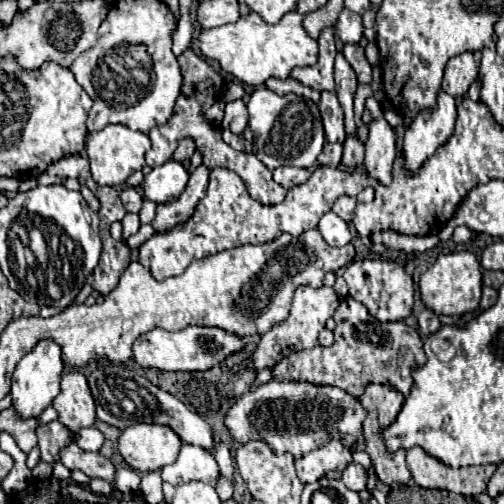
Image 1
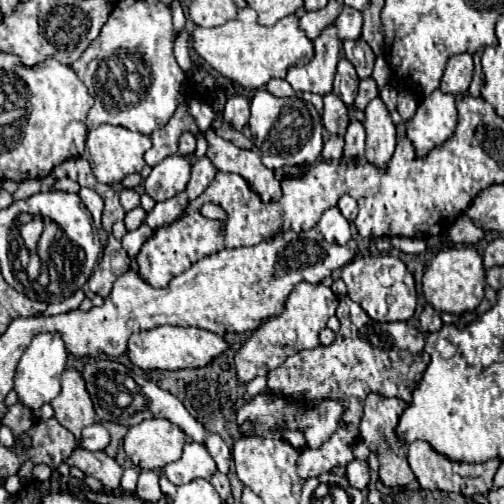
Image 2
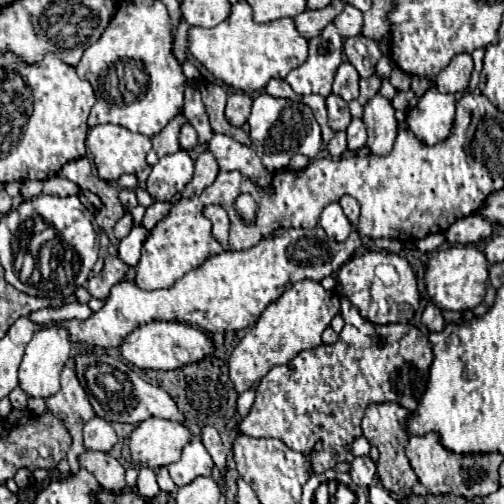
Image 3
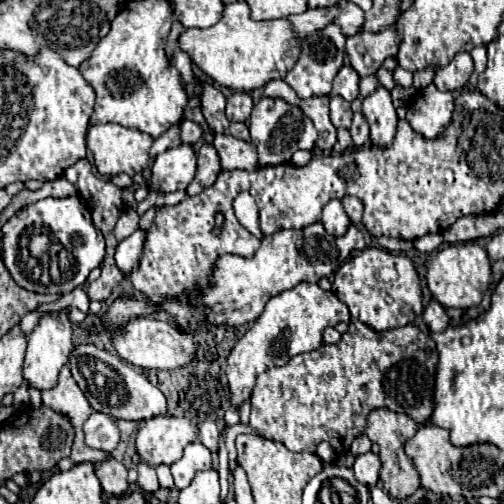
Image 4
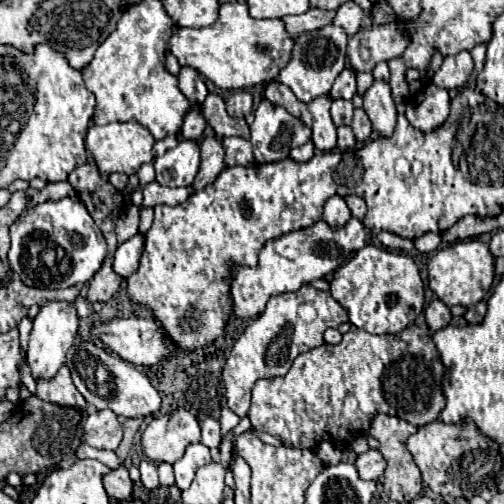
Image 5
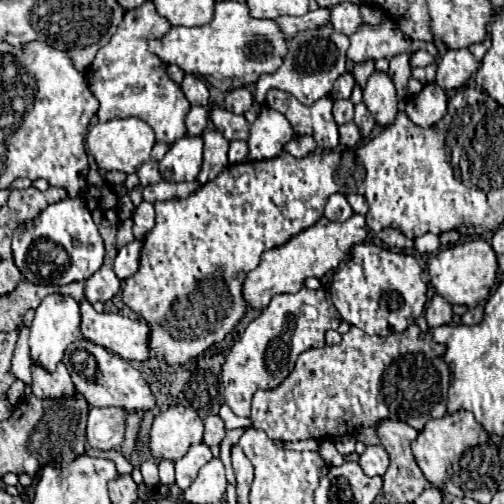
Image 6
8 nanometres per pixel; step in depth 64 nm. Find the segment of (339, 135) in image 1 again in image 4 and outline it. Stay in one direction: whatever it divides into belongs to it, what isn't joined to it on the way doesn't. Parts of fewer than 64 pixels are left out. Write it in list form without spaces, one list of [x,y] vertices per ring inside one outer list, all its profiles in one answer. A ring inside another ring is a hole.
[[[330,96],[330,122],[336,128],[350,128],[350,120],[352,120],[350,102],[346,102],[340,96]]]

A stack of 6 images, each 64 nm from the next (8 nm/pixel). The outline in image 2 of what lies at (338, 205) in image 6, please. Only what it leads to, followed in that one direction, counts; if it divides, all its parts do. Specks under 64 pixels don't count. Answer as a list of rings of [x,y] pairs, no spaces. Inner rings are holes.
[[[328,208],[320,222],[318,228],[322,232],[322,236],[330,242],[330,244],[346,244],[352,238],[352,230],[350,230],[350,222],[340,214],[338,208]]]

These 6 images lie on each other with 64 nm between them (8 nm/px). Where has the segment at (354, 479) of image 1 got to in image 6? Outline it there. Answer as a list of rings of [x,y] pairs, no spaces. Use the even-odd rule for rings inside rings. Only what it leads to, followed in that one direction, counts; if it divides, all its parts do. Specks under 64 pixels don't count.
[[[368,446],[358,464],[366,476],[382,476],[388,468],[388,454],[380,446]]]

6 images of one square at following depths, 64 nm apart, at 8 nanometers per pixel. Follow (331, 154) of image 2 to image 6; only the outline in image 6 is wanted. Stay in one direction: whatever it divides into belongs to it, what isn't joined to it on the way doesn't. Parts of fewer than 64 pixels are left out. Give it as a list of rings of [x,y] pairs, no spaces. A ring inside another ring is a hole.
[[[344,124],[338,128],[338,132],[340,132],[340,144],[346,148],[354,148],[362,138],[356,124]]]

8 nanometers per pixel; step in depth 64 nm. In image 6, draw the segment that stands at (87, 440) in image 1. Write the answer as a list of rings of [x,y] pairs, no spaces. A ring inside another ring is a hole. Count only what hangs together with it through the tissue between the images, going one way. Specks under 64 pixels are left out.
[[[90,408],[86,440],[92,448],[112,450],[124,440],[124,416],[120,408]]]

